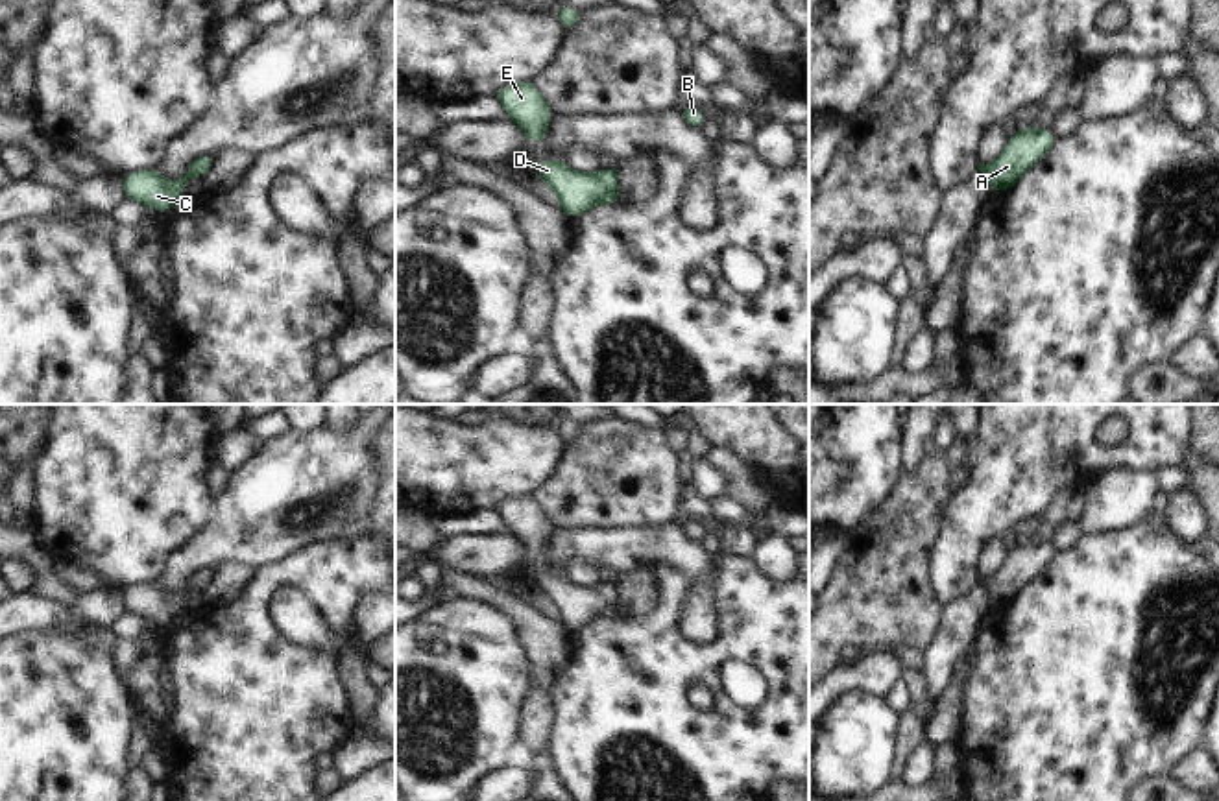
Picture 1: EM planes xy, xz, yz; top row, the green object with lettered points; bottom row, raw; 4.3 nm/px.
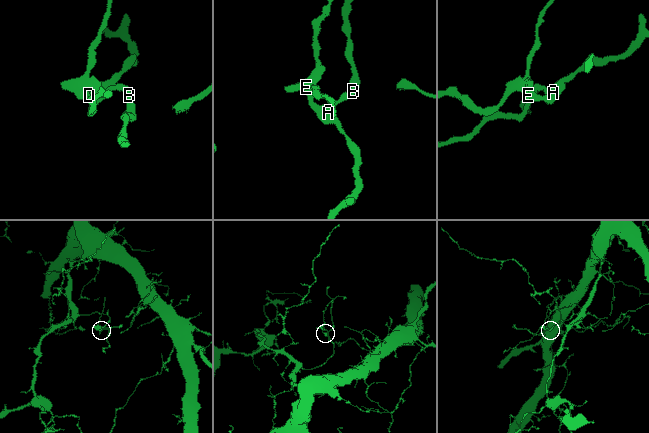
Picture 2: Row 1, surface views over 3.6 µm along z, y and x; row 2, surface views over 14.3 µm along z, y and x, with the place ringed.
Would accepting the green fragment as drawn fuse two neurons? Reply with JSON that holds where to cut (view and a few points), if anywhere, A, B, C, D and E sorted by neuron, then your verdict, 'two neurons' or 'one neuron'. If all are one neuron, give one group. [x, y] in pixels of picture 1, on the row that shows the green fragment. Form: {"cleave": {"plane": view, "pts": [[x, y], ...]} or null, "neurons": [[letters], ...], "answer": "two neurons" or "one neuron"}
{"cleave": null, "neurons": [["A", "B", "C", "D", "E"]], "answer": "one neuron"}

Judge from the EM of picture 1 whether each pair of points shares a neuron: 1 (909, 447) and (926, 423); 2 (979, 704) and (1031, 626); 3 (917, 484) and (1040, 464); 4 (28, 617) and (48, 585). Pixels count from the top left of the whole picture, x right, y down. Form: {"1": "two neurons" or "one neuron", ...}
{"1": "one neuron", "2": "one neuron", "3": "two neurons", "4": "two neurons"}

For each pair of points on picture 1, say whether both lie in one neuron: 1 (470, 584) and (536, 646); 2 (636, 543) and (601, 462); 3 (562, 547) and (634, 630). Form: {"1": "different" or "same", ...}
{"1": "same", "2": "different", "3": "different"}

